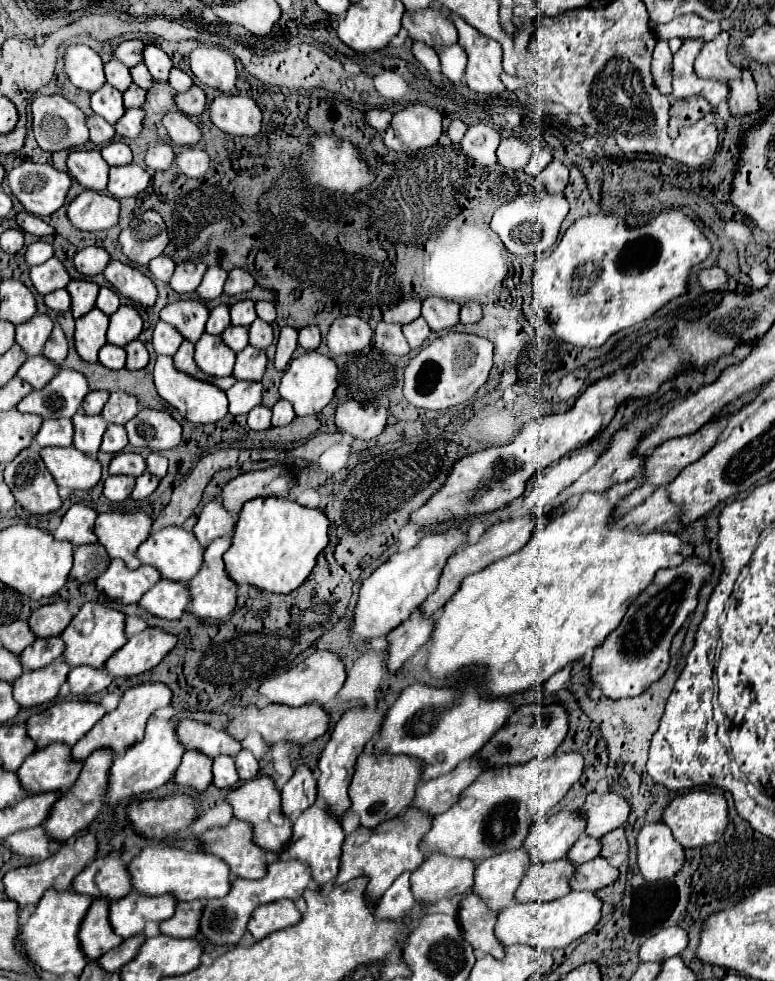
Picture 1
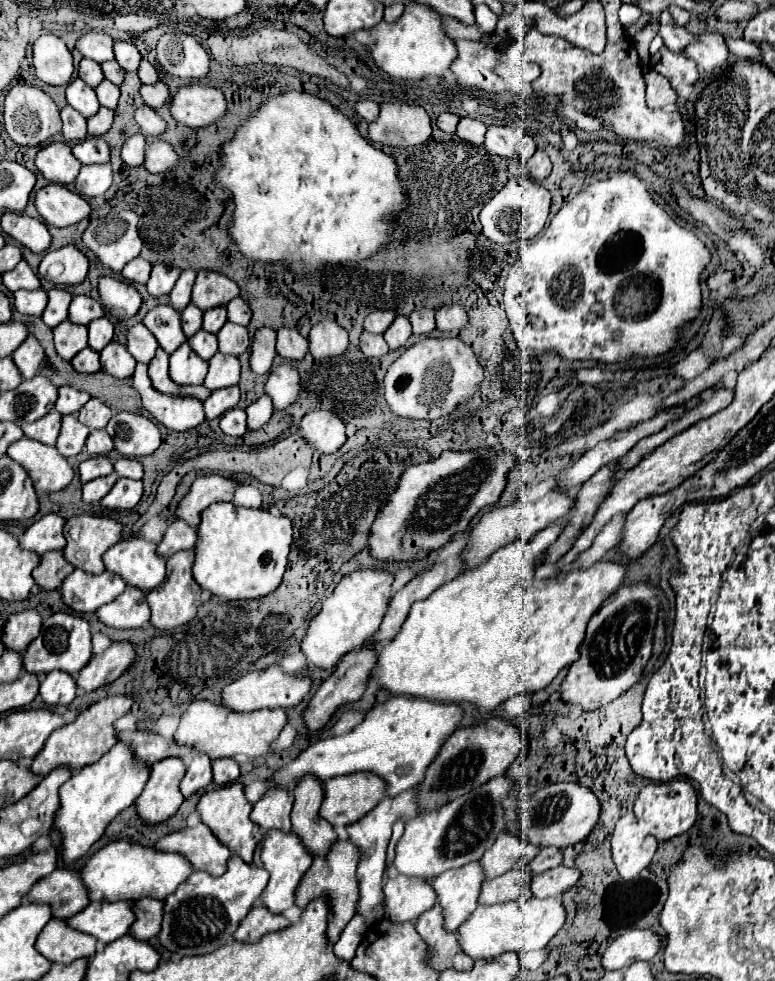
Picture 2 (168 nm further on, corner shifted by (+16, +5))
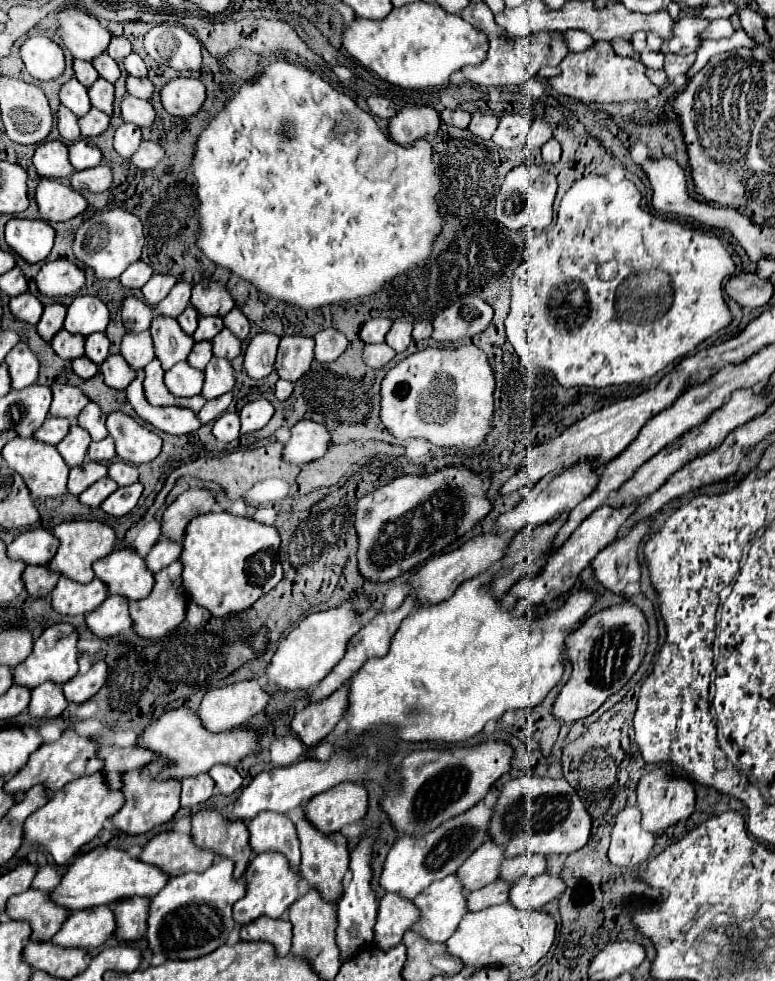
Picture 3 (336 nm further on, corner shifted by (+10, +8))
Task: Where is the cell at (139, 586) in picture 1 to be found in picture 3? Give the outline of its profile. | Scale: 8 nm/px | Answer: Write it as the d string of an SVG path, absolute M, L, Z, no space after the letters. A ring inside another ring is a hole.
M60 577L52 591L52 607L66 615L86 615L102 605L106 597L106 585L98 579L82 585L78 581L70 581L68 577Z

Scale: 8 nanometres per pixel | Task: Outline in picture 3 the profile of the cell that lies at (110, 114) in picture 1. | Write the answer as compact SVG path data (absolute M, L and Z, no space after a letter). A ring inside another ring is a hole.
M72 77L68 83L62 85L62 89L60 89L60 101L72 113L76 113L78 117L84 117L92 109L90 97L88 97L88 89L76 77Z

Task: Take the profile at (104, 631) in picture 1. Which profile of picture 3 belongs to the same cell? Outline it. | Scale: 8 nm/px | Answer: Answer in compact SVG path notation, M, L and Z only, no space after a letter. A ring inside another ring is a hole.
M56 623L44 629L44 633L36 639L34 649L26 661L14 667L14 683L24 687L38 687L46 681L54 681L64 685L78 673L78 631L68 623Z

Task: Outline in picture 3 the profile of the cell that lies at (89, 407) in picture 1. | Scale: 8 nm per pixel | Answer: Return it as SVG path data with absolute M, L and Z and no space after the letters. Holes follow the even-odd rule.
M52 385L52 405L50 405L50 415L54 417L68 417L76 419L78 413L86 407L90 401L78 387L72 385Z

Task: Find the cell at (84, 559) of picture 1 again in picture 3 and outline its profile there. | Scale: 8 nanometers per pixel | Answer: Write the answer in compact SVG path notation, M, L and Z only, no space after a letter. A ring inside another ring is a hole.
M32 565L32 567L26 567L22 579L26 583L26 591L32 597L46 597L52 593L52 589L60 577L58 577L58 573L50 573L50 569L46 569L46 565Z

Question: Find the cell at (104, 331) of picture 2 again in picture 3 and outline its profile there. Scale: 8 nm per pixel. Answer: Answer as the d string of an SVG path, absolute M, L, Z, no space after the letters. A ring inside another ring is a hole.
M92 333L86 337L86 357L92 359L94 363L102 363L108 355L110 349L110 339L106 333Z

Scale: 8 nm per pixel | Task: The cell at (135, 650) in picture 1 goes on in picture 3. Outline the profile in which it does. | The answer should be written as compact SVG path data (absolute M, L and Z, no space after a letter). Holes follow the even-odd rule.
M96 661L86 673L72 677L64 685L64 695L72 703L84 703L94 693L98 693L98 689L106 683L106 677L108 677L108 665L106 665L106 661Z

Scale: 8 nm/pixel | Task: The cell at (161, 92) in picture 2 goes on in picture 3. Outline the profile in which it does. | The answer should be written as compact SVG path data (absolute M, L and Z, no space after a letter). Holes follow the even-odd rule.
M128 77L126 87L128 87L128 93L130 95L140 97L140 99L152 99L152 95L154 95L154 85L152 85L152 81L148 77L146 79Z

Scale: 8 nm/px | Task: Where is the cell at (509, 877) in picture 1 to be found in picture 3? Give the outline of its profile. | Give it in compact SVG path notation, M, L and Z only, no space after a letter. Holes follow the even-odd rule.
M458 875L444 877L442 881L434 881L428 889L424 889L414 903L420 907L420 921L416 929L430 941L448 941L458 923L468 913L466 897L470 891L462 889Z

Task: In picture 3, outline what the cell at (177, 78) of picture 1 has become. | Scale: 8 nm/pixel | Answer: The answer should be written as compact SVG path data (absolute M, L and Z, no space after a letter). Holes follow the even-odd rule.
M130 53L130 55L124 59L124 67L126 67L126 71L128 71L132 77L146 77L146 75L148 75L146 63L144 63L142 57L136 55L136 53Z

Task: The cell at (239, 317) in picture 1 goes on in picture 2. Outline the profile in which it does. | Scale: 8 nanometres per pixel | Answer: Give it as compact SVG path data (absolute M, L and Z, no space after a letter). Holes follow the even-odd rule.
M210 308L208 312L204 312L204 320L202 320L202 330L216 334L226 322L226 308Z

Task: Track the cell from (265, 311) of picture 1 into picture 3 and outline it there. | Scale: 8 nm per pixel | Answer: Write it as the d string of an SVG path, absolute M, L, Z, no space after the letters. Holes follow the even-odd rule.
M234 307L226 317L224 317L224 325L238 337L238 339L246 339L248 337L248 333L250 333L250 323L248 323L248 319L246 319L246 315L238 309L238 307Z

